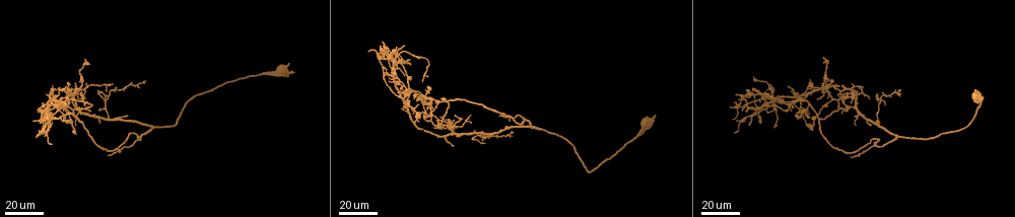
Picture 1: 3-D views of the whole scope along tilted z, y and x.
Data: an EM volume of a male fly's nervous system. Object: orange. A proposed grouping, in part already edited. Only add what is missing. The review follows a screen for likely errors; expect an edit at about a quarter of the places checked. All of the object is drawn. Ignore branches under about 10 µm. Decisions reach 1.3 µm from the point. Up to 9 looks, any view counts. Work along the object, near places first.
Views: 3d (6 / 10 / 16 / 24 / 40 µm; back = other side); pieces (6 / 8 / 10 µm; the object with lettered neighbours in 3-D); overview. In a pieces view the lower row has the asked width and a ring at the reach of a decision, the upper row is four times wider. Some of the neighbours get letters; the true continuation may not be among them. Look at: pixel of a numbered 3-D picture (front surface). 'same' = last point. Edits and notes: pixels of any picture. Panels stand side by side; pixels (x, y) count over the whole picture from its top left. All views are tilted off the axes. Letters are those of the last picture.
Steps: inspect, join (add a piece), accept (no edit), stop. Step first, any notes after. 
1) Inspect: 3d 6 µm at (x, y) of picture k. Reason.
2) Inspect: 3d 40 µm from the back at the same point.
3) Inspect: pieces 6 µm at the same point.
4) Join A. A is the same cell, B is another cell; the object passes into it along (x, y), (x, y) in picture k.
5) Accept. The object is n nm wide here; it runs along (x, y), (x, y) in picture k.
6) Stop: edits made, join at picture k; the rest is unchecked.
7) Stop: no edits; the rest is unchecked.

Inspect: 3d 40 µm at (404, 47) of picture 1. Free end.

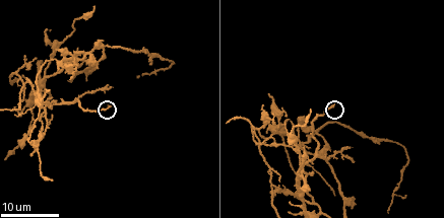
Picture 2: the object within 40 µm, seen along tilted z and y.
Inspect: 3d 6 µm at (334, 104) of picture 2. Zoom in.

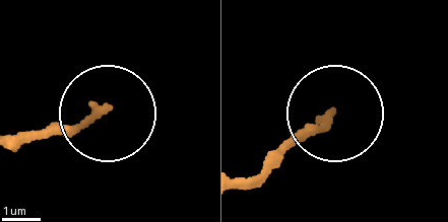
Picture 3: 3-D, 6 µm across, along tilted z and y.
Inspect: pieces 8 µm at (326, 115) of picture 3.

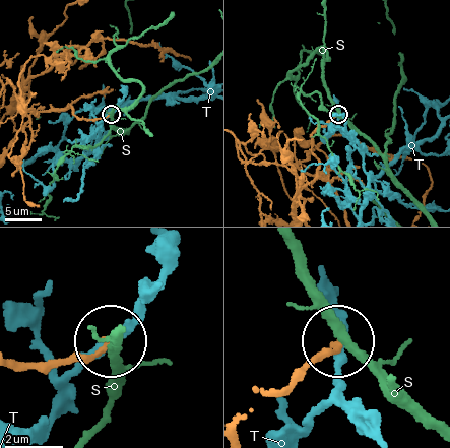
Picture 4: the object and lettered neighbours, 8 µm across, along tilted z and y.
Accept. S and T are other cells; it runs along (15, 365), (83, 358), (107, 345) in picture 4; none of them fits.

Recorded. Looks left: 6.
Inspect: 3d 24 µm at (425, 132) of picture 1. Branch stops here.

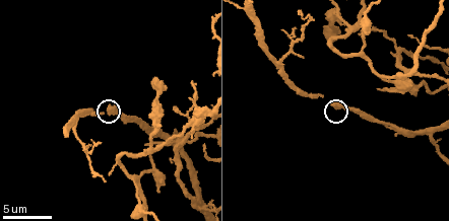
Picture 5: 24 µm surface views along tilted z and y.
Inspect: pieces 8 µm at (327, 101) of picture 5.

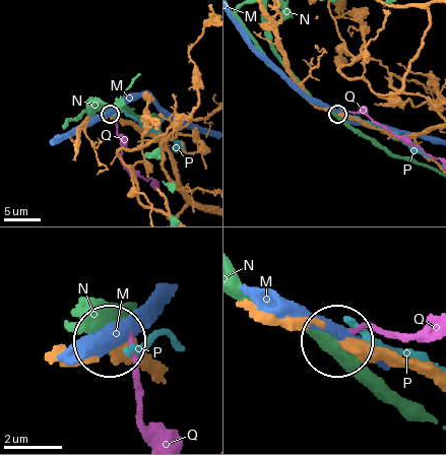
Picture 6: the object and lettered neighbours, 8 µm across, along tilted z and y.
Accept. M, N, P and Q are other cells; none of them fits.

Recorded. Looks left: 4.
Inspect: 3d 40 µm at (111, 83) of picture 1. End of a long branch.

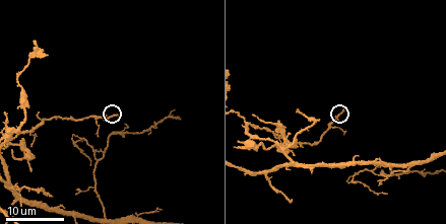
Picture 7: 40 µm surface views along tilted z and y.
Inspect: pieces 6 µm at (343, 108) of picture 7.

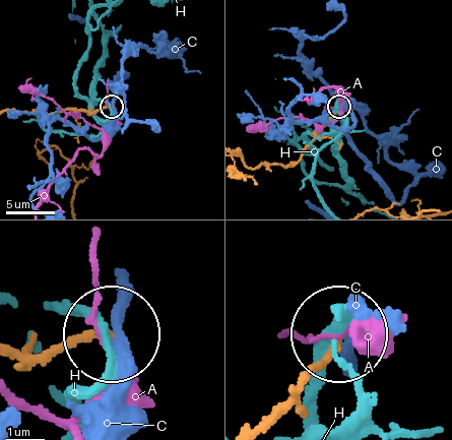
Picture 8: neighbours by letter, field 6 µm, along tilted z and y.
Accept. A, C and H are other cells; it runs along (19, 352), (108, 334) in picture 8; none of them fits.

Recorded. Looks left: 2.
Inspect: 3d 24 µm at (108, 154) of picture 1. Free end.

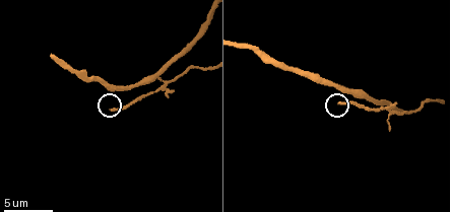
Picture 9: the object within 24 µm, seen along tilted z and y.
Inspect: pieces 6 µm at (110, 108) of picture 9.

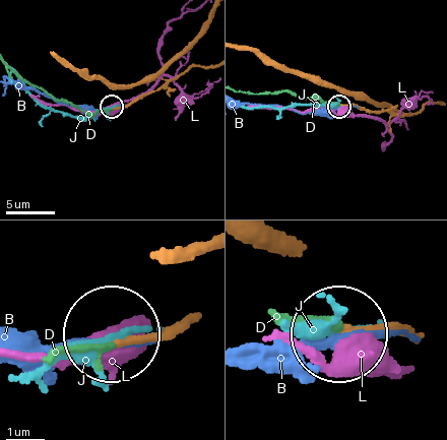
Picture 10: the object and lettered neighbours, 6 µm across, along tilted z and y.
Join D. D is the same cell, B, J and L are other cells; the object passes into it along (359, 107), (288, 91), (243, 92) in picture 10; it goes on there.

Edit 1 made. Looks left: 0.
Stop: edits made, join at picture 10; the rest is unchecked.

